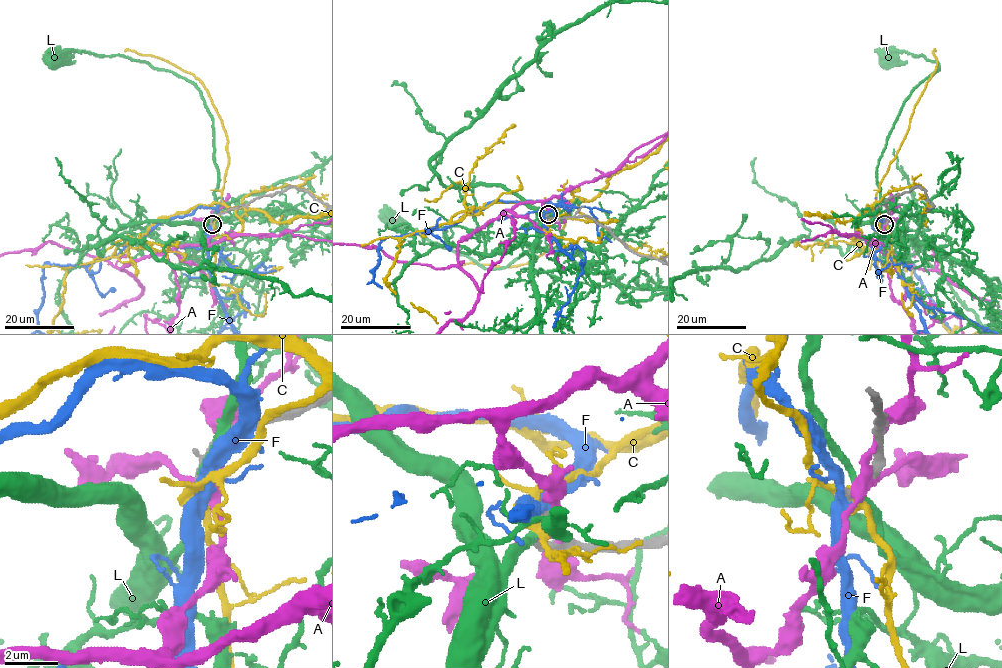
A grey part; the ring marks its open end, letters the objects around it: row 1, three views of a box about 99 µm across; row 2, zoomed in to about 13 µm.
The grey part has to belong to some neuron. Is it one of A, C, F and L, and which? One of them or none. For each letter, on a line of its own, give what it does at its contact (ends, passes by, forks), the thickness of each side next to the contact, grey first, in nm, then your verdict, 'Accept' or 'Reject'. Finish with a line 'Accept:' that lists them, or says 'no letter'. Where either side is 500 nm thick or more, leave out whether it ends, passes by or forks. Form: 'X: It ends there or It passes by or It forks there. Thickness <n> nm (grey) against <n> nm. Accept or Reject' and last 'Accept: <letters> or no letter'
A: It forks there. Thickness 400 nm (grey) against 360 nm. Reject
C: It forks there. Thickness 320 nm (grey) against 400 nm. Reject
F: It forks there. Thickness 320 nm (grey) against 360 nm. Accept
L: It passes by. Thickness 360 nm (grey) against 320 nm. Reject
Accept: F

